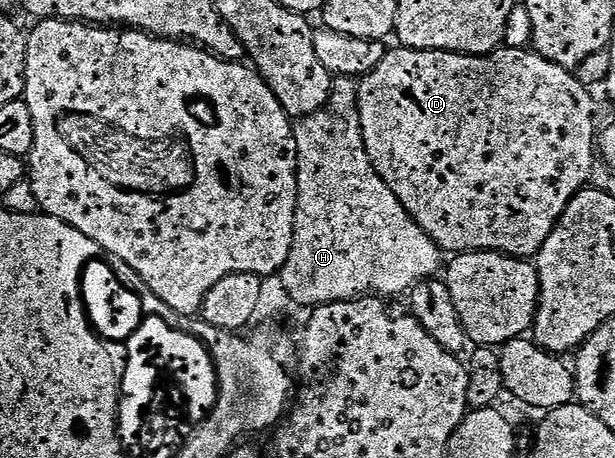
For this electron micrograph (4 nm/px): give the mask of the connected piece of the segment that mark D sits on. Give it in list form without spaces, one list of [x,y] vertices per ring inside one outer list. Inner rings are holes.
[[[396,46],[393,52],[392,49],[385,51],[382,62],[378,62],[370,75],[359,81],[356,89],[360,129],[366,154],[370,154],[374,170],[382,178],[382,182],[386,182],[386,186],[394,190],[398,202],[406,206],[414,222],[418,222],[418,226],[426,230],[429,238],[448,254],[502,252],[505,256],[535,257],[559,222],[568,203],[589,183],[592,175],[592,152],[594,156],[594,149],[598,144],[598,124],[596,128],[596,120],[592,117],[591,94],[584,89],[584,84],[576,77],[575,71],[558,66],[527,47],[508,47],[501,46],[487,56],[466,56],[462,52],[420,52],[416,48]]]

